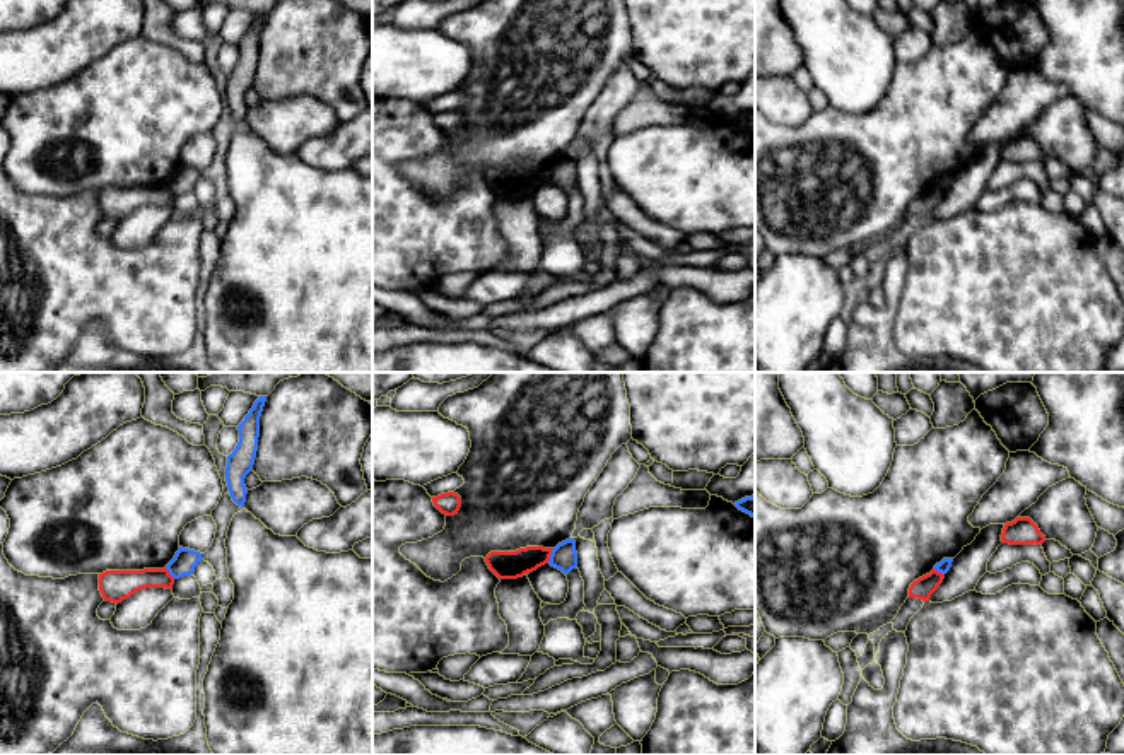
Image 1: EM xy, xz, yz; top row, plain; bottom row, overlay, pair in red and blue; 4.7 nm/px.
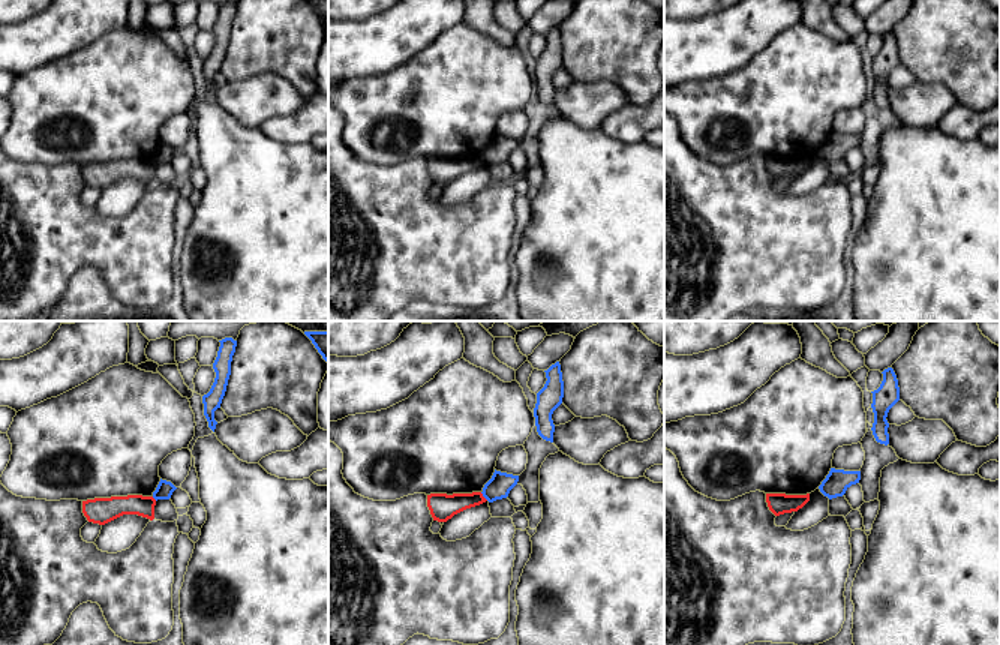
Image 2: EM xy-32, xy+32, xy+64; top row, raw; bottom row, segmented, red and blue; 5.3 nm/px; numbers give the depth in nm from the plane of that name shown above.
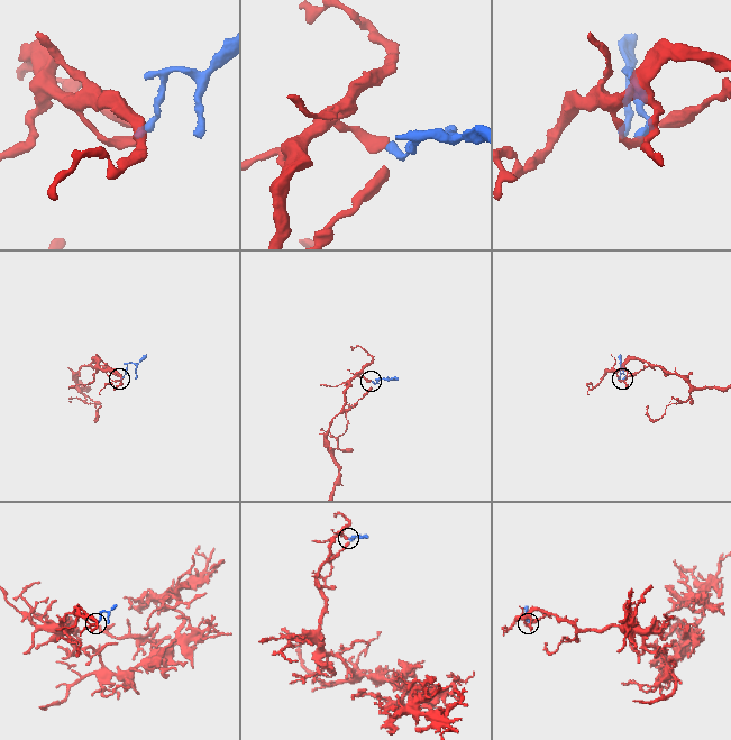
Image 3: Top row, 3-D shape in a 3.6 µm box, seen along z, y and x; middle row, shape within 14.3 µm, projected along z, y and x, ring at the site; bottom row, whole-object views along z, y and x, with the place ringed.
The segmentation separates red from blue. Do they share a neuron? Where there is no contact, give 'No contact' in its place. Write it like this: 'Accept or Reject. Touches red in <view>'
Reject. Touches red in xz

